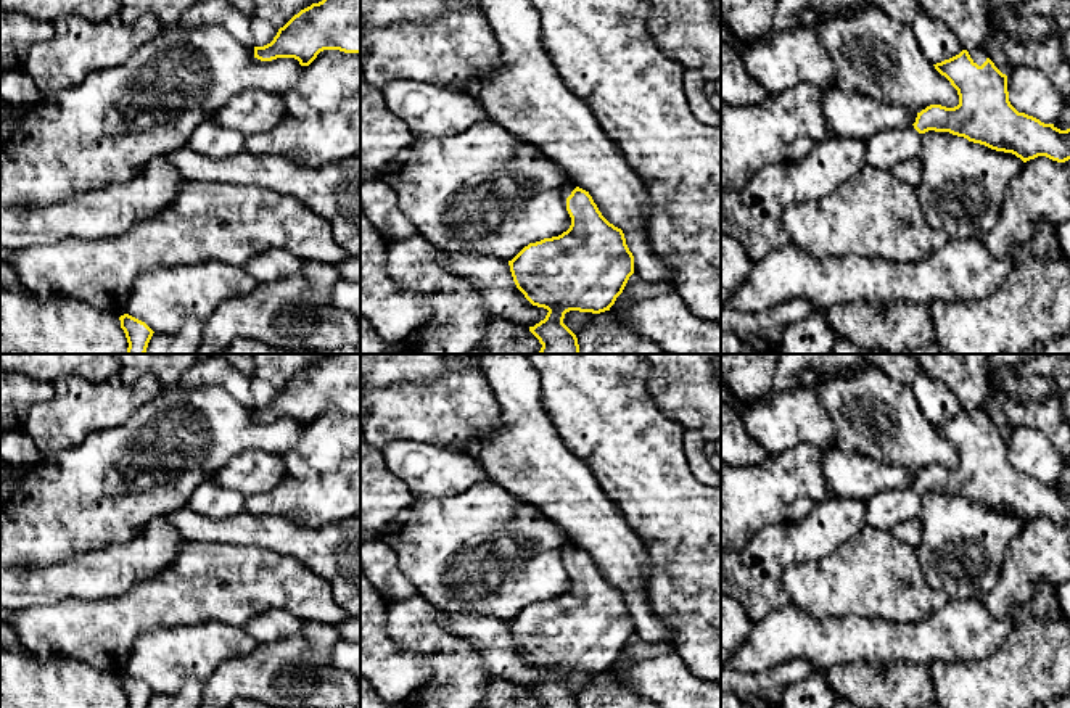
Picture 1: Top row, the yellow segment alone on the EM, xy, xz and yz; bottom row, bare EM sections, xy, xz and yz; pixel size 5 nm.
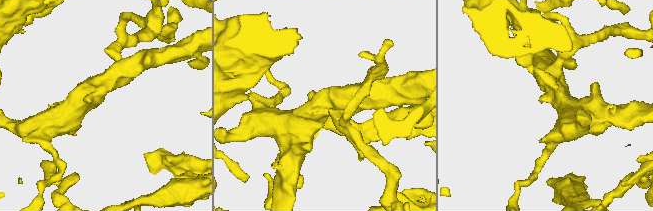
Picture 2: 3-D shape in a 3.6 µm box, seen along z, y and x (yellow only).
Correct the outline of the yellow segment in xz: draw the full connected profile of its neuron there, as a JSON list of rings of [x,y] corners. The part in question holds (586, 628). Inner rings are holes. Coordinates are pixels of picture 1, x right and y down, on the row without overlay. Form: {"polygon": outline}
{"polygon": [[[568,541],[563,547],[571,586],[558,597],[525,607],[512,621],[516,648],[537,668],[547,669],[544,681],[529,687],[542,708],[579,708],[576,695],[563,684],[570,671],[600,674],[610,671],[634,634],[634,616],[621,589],[610,584],[589,552]]]}

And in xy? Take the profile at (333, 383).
{"polygon": [[[328,354],[294,375],[254,418],[294,418],[309,426],[320,412],[360,414],[360,354]]]}

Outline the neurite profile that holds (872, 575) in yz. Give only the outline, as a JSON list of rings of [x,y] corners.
[[[866,525],[832,555],[784,571],[790,603],[817,620],[850,615],[917,624],[949,599],[920,573],[916,547]]]

